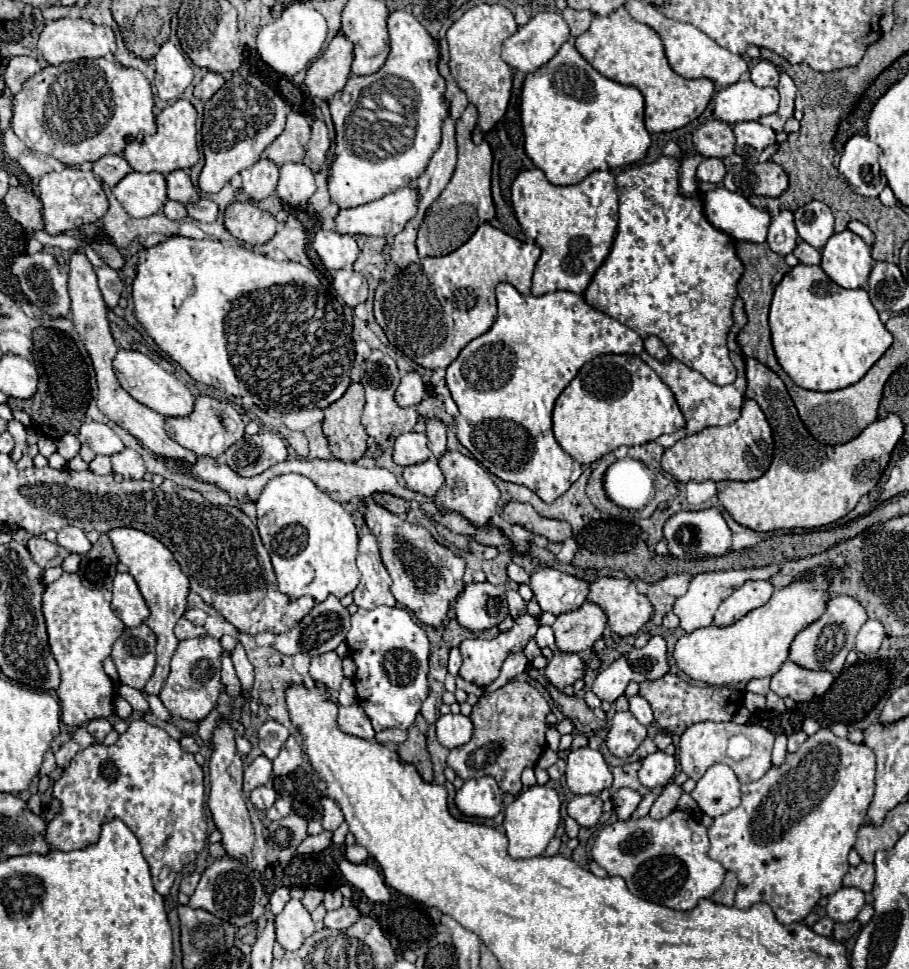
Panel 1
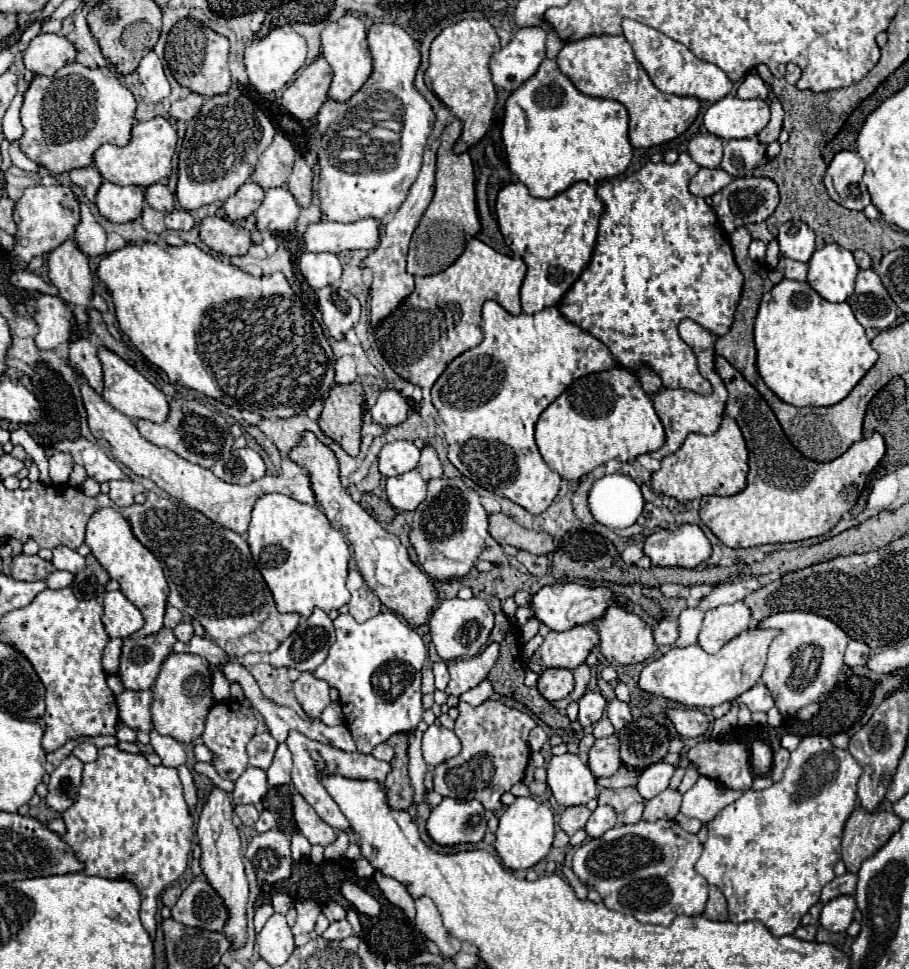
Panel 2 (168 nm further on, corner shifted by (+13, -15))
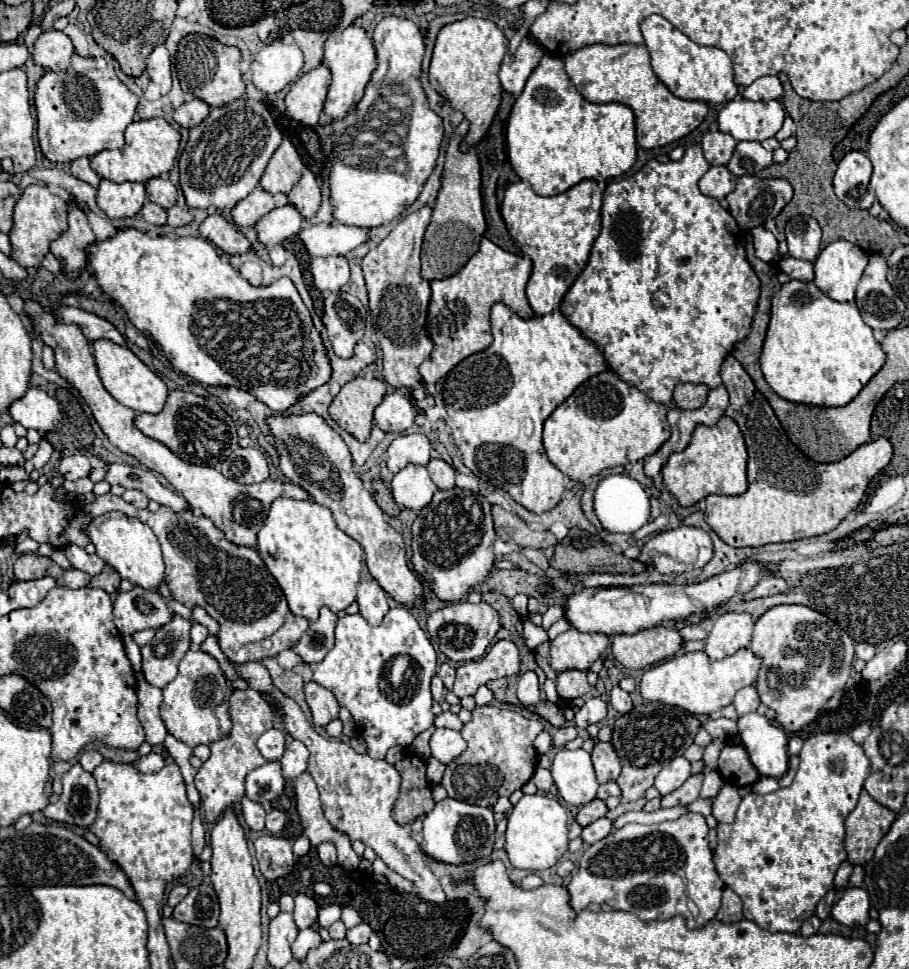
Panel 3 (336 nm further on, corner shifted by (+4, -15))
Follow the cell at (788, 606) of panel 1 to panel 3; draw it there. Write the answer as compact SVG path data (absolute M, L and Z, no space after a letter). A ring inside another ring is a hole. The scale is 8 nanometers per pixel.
M740 649L722 661L710 661L706 653L684 653L666 659L644 671L640 681L640 695L646 701L658 701L670 707L684 707L696 715L710 715L732 703L738 689L754 685L760 669L760 657L750 649Z

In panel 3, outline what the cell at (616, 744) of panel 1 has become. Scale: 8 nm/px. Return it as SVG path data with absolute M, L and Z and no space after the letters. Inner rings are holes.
M596 743L592 749L592 765L598 783L616 781L620 775L620 761L610 743Z

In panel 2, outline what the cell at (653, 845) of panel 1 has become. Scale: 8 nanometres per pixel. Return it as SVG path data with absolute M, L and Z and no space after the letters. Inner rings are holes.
M659 819L655 823L639 821L635 825L617 825L597 839L581 843L573 855L573 873L585 881L591 889L595 887L603 903L625 915L635 917L641 923L669 925L677 915L701 915L707 901L707 881L695 873L695 863L701 857L701 843L697 835L683 831L675 821Z

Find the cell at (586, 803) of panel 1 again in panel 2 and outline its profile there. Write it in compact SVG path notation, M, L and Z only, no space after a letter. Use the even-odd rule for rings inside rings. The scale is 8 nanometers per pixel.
M579 805L579 807L567 807L561 817L559 817L559 827L567 833L567 835L573 835L575 831L583 829L587 819L589 819L591 811L585 807L585 805Z

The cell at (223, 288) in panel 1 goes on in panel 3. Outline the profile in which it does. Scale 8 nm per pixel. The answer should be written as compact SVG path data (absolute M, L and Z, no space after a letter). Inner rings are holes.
M134 227L118 229L118 233L114 237L104 239L104 241L96 241L96 243L88 245L86 251L88 251L88 265L94 269L94 279L100 285L100 289L104 293L108 293L112 299L116 299L124 307L128 319L136 325L136 329L152 335L152 339L162 347L164 355L172 363L172 367L176 371L188 375L192 381L202 383L202 385L224 385L224 387L238 387L238 389L250 391L252 395L256 395L256 399L266 403L272 411L284 413L288 407L292 407L300 399L300 395L324 385L330 379L332 367L330 367L330 361L326 357L320 333L314 329L312 319L310 319L310 311L302 303L302 299L300 299L300 295L298 295L298 291L290 279L282 277L280 281L276 281L268 287L252 287L246 279L240 277L240 273L228 261L222 259L222 255L218 255L216 247L210 241L206 241L202 237L176 237L176 239L148 237L146 233L142 233Z

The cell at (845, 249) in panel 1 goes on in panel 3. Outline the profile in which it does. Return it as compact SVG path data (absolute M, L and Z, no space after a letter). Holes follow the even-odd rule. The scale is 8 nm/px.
M838 239L826 245L814 263L814 283L834 301L854 301L856 285L868 263L868 255L850 241Z

